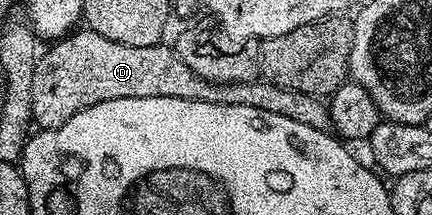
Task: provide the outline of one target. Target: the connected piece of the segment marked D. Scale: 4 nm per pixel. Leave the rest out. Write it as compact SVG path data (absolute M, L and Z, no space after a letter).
M88 29L74 30L56 40L42 50L35 65L35 77L31 77L31 109L34 124L38 128L50 131L71 121L75 113L91 105L99 105L99 101L115 101L123 97L183 97L187 101L211 101L215 105L251 105L251 109L263 109L263 113L279 113L279 117L291 117L291 121L311 125L311 129L320 131L329 131L333 126L329 116L329 104L324 98L307 93L295 93L291 89L283 89L274 83L257 79L246 83L216 83L195 73L195 69L191 69L191 65L187 65L187 61L179 57L172 46L165 46L161 43L146 47L119 45L119 41L107 41L107 37Z

